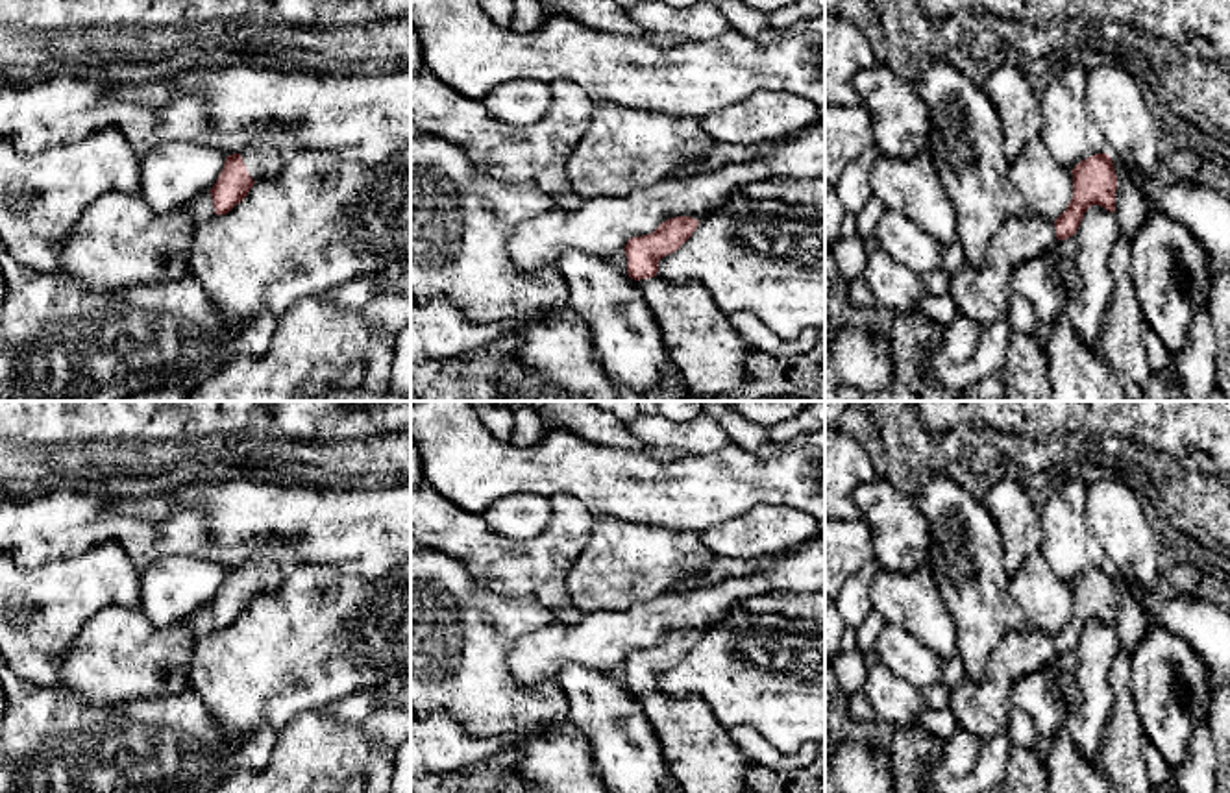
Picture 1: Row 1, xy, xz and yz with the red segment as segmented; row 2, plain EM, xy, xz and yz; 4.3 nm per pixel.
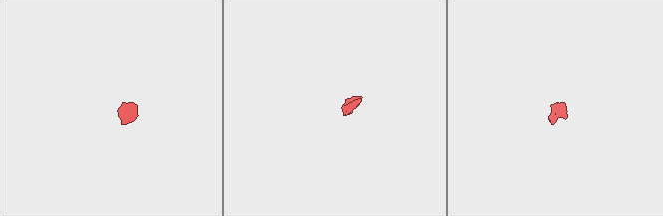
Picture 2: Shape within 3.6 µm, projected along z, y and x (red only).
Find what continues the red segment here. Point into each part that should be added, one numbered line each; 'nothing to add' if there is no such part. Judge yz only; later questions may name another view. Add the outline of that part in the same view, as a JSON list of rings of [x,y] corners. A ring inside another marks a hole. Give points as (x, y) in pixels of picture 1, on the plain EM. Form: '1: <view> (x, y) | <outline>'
1: yz (1131, 620) | [[[1112,571],[1112,577],[1117,590],[1115,632],[1126,653],[1130,653],[1147,628],[1154,625],[1154,619],[1134,599],[1134,592],[1141,588],[1115,571]]]
2: yz (983, 708) | [[[1034,630],[1008,632],[991,651],[980,682],[964,680],[951,688],[949,712],[958,730],[982,745],[1006,732],[1014,684],[1056,656],[1054,636]]]

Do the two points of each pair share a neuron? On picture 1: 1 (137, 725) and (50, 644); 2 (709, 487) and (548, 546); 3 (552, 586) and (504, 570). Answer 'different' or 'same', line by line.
1: different
2: different
3: same

